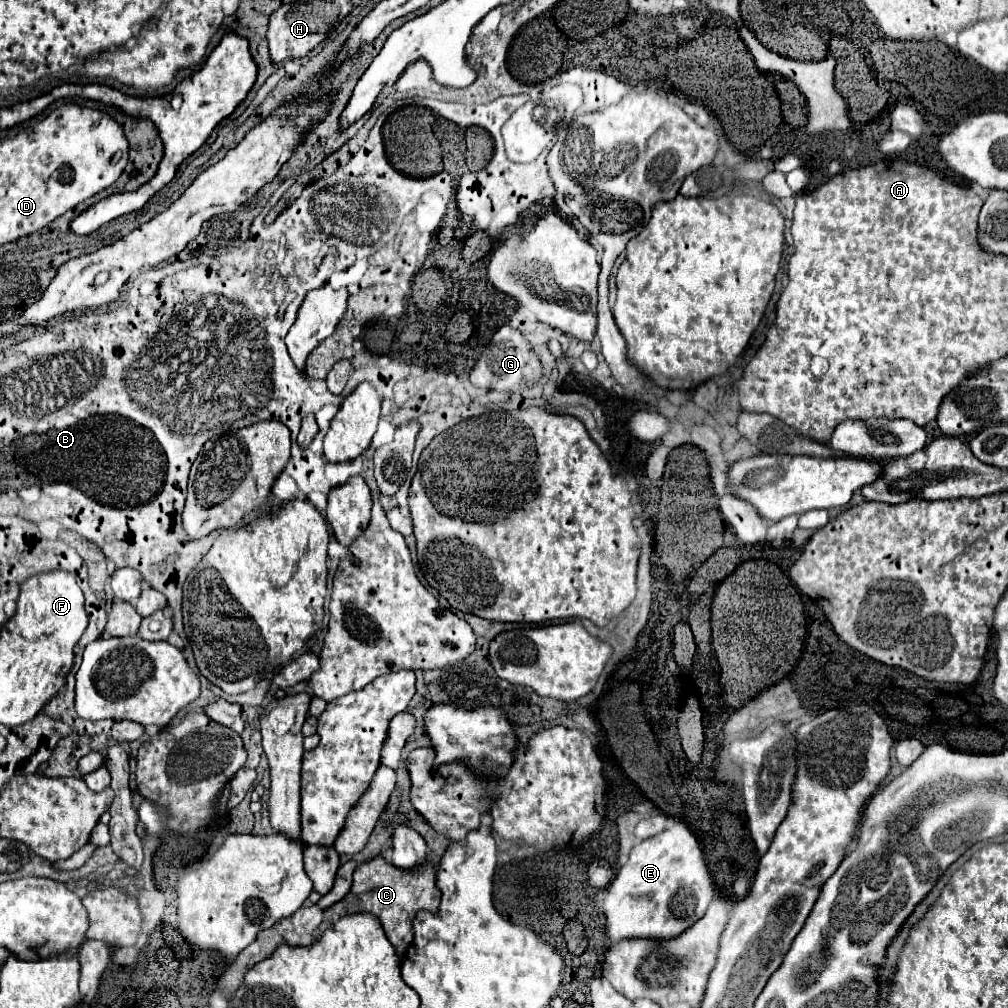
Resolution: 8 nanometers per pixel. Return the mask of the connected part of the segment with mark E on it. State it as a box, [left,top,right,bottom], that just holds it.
[603,823,713,945]

